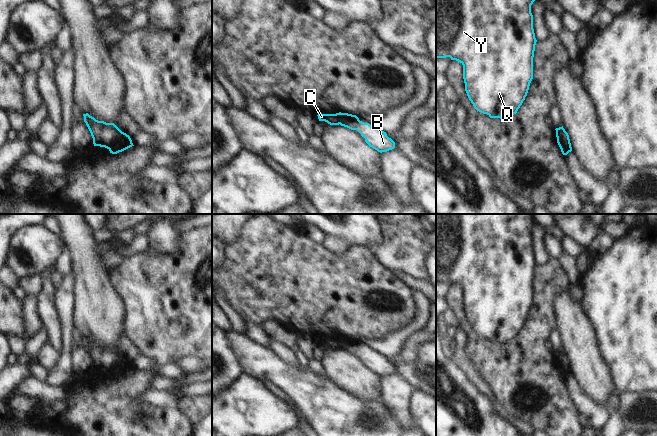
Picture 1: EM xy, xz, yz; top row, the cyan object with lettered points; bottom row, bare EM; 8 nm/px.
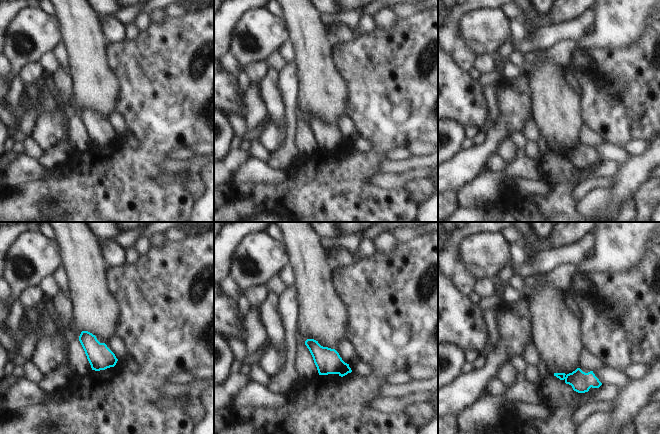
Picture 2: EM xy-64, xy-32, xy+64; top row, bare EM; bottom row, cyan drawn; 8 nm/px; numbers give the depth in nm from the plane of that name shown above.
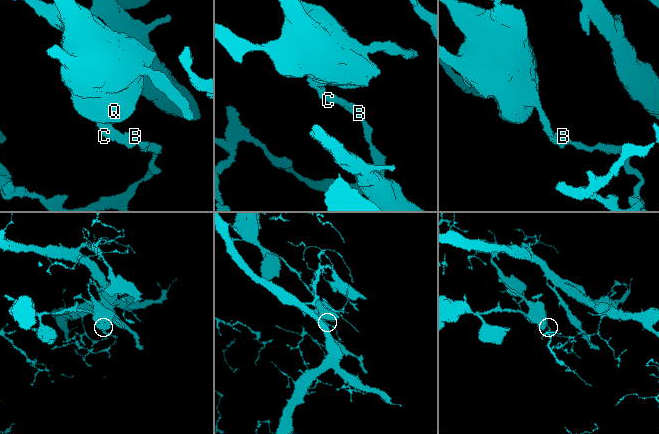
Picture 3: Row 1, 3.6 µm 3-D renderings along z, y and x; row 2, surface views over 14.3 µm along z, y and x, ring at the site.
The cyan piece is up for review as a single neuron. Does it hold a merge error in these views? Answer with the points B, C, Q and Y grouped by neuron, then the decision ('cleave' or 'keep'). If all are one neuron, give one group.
B / C Q Y; cleave

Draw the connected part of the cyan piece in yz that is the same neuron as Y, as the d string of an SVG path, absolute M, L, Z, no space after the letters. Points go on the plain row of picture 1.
M436 214L436 282L450 281L463 289L469 324L490 342L510 343L527 320L537 266L531 237L534 225L533 214Z

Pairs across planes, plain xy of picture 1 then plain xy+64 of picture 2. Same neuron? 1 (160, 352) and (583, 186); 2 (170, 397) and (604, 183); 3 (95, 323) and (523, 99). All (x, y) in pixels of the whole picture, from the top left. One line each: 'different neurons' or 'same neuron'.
1: different neurons
2: same neuron
3: different neurons

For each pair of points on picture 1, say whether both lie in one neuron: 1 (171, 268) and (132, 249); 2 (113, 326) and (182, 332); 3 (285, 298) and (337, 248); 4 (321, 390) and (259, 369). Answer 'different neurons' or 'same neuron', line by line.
1: different neurons
2: different neurons
3: different neurons
4: same neuron

